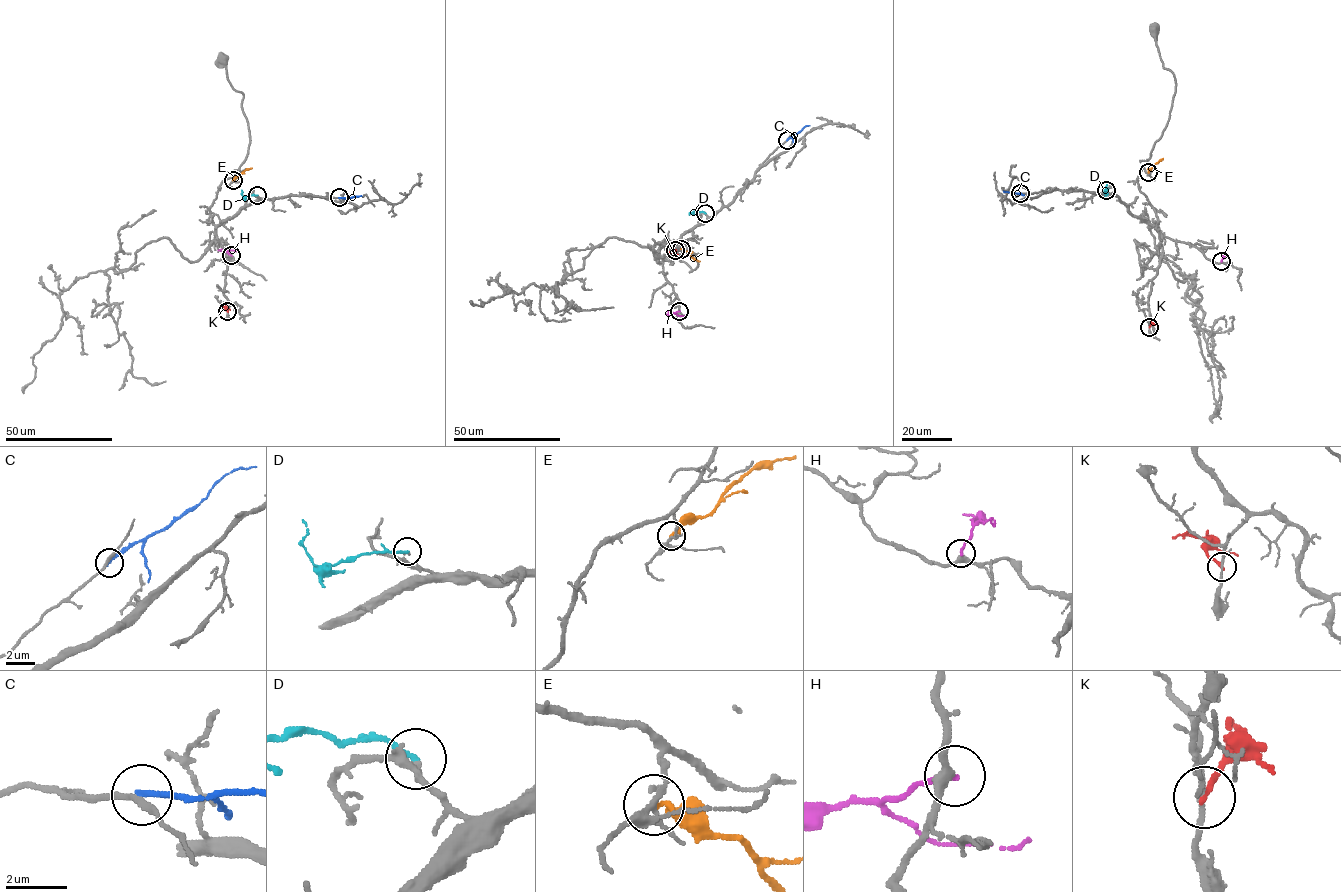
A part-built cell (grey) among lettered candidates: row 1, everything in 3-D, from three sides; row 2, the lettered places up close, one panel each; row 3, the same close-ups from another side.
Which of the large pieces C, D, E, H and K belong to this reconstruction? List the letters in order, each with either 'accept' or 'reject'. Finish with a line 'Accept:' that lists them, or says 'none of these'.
C: reject
D: reject
E: reject
H: reject
K: reject
Accept: none of these

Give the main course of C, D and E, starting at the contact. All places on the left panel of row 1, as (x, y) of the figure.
C: (339, 198), (361, 195)
D: (257, 195), (244, 197), (241, 190)
E: (233, 180), (252, 168)

